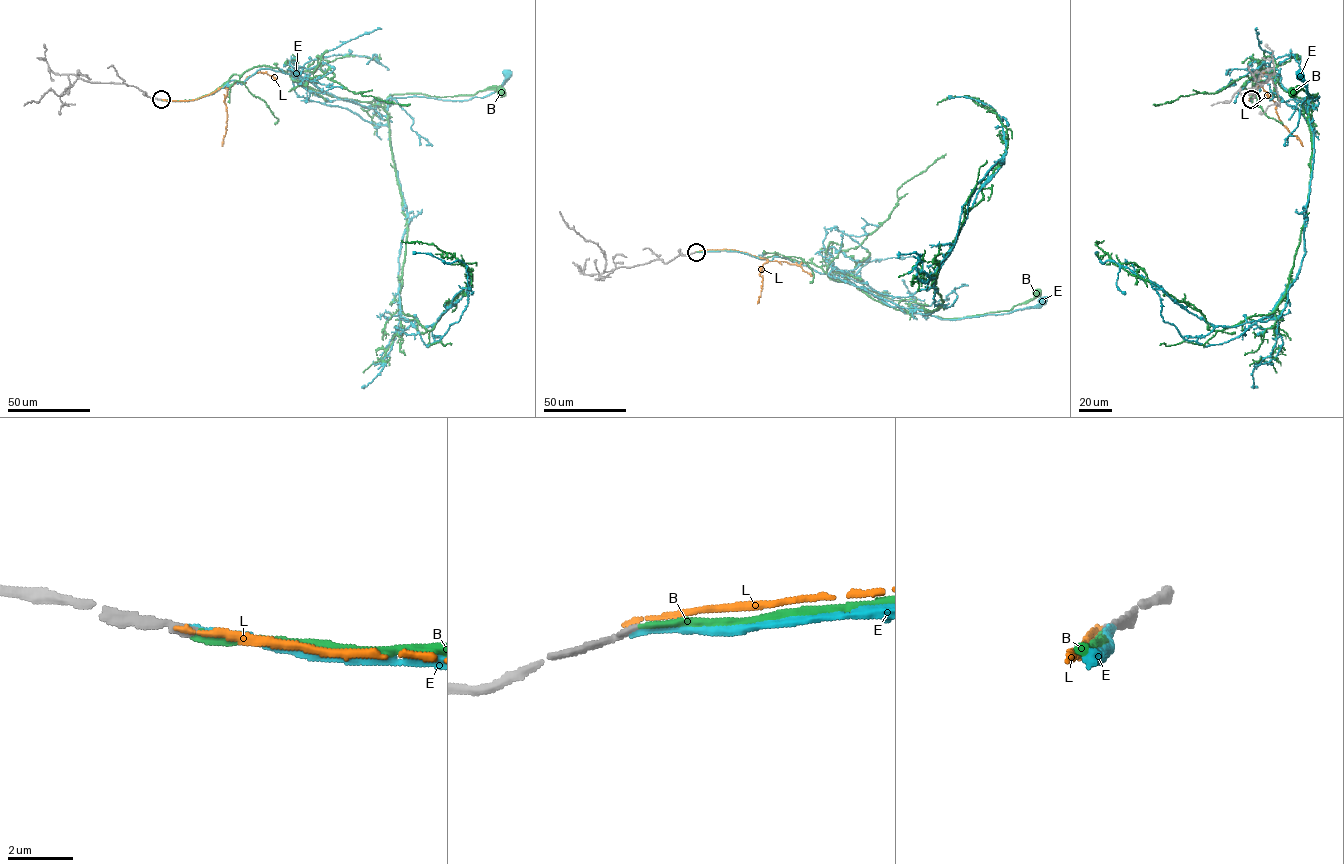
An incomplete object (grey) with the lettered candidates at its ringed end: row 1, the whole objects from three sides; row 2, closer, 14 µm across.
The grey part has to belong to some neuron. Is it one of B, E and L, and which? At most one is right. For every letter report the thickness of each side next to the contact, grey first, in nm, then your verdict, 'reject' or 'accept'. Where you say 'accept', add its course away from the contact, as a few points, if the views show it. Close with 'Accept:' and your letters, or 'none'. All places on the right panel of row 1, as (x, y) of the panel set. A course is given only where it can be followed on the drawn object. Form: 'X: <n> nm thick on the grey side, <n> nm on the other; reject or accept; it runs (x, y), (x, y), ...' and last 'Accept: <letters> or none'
B: 240 nm thick on the grey side, 200 nm on the other; accept; it runs (1251, 99), (1260, 66), (1293, 96), (1311, 102), (1306, 98), (1318, 93), (1292, 92)
E: 240 nm thick on the grey side, 240 nm on the other; reject
L: 240 nm thick on the grey side, 140 nm on the other; reject
Accept: B

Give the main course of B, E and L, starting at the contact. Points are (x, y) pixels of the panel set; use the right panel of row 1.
B: (1251, 99), (1260, 66), (1293, 96), (1311, 102), (1306, 98), (1318, 93), (1292, 92)
E: (1251, 99), (1264, 68), (1313, 108), (1317, 99), (1308, 100), (1319, 96), (1308, 95), (1299, 73)
L: (1251, 99), (1256, 87), (1262, 86), (1276, 105), (1282, 124), (1299, 138), (1302, 146)

